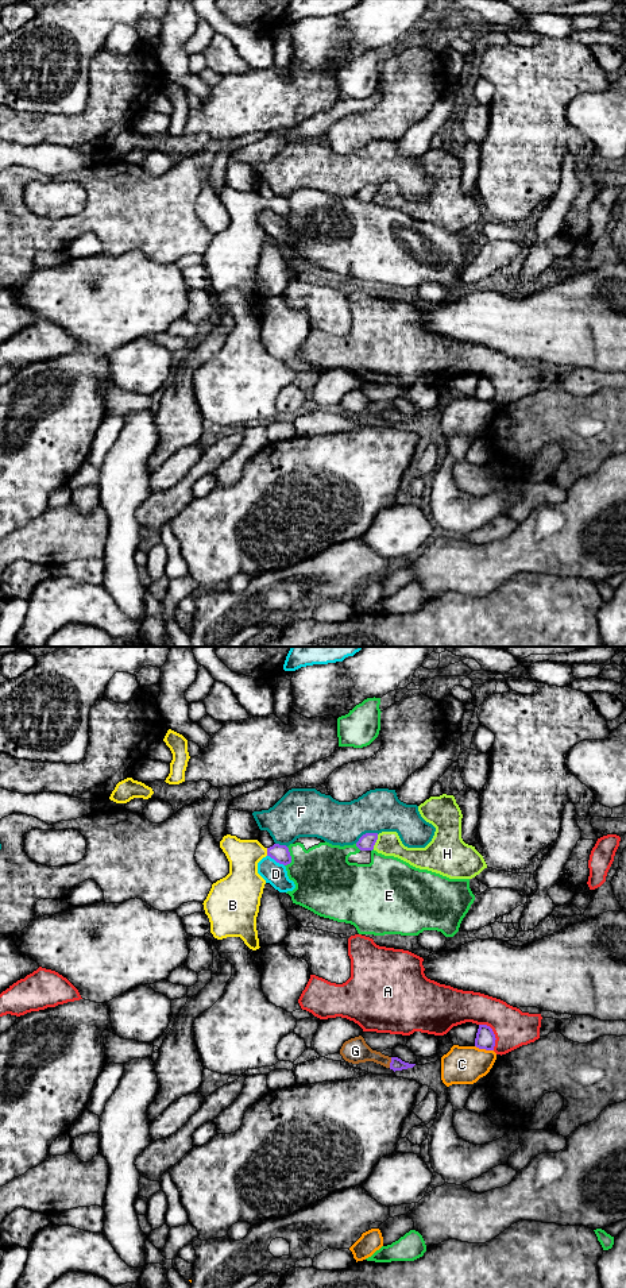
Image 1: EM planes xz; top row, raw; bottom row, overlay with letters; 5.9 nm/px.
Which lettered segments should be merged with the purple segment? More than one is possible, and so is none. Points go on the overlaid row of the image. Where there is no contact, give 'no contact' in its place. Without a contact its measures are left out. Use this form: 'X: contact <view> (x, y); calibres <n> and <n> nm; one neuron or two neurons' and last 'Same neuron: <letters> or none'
A: contact xz (493, 1033); calibres 110 and 220 nm; two neurons
B: contact xz (267, 852); calibres 100 and 240 nm; one neuron
C: contact xz (485, 1048); calibres 110 and 220 nm; two neurons
D: contact xz (275, 860); calibres 100 and 140 nm; two neurons
E: contact xz (290, 857); calibres 100 and 360 nm; two neurons
F: contact xz (366, 833); calibres 100 and 260 nm; two neurons
G: contact xz (390, 1063); calibres 80 and 150 nm; one neuron
H: contact xz (375, 841); calibres 100 and 140 nm; two neurons
Same neuron: B, G

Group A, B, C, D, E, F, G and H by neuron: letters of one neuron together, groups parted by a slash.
A / B G / C / D / E / F / H

